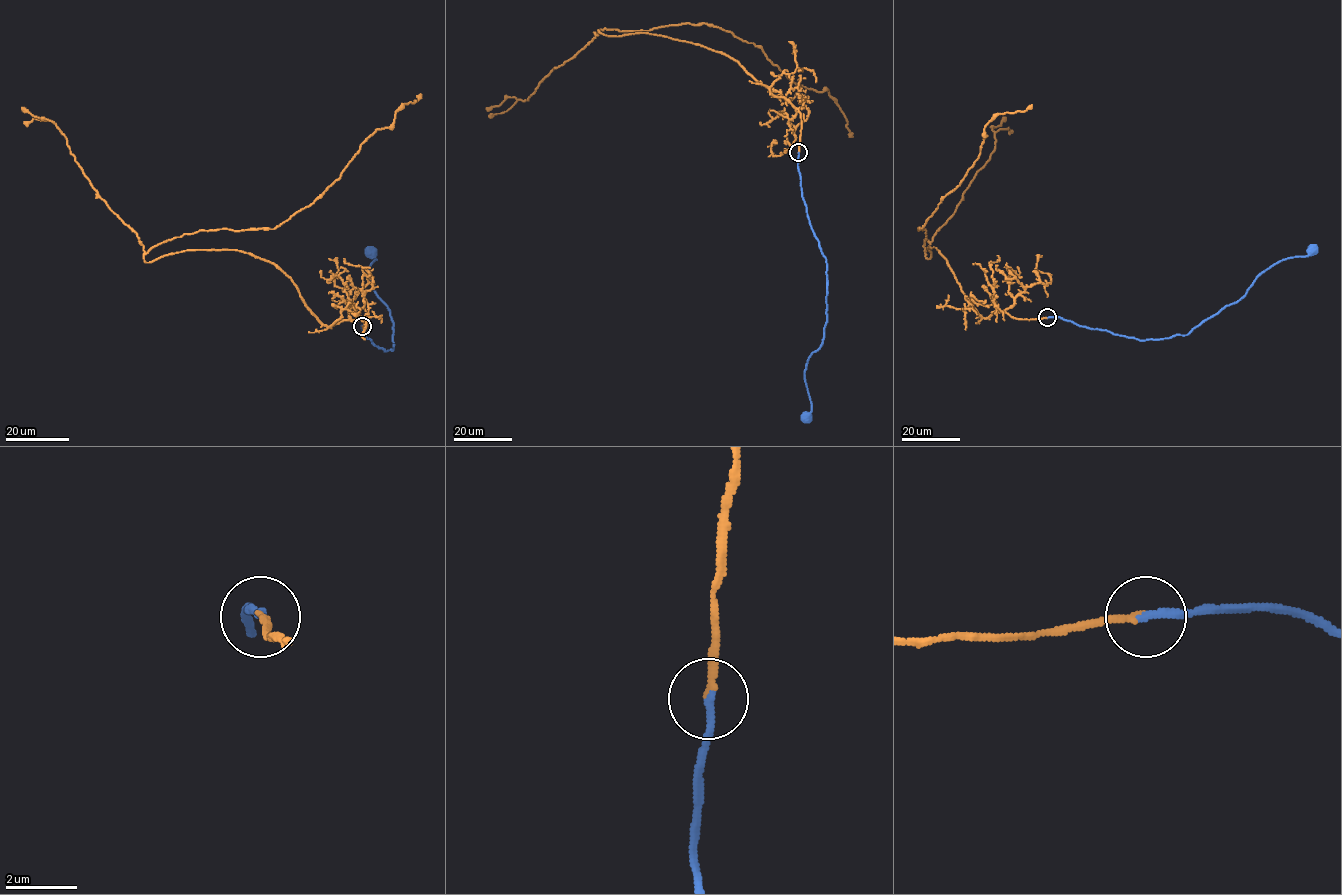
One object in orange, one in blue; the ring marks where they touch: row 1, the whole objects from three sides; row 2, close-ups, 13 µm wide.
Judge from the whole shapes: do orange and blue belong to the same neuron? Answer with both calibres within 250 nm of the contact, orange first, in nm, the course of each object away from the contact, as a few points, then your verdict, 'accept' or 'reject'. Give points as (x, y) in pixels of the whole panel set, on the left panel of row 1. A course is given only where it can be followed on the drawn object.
170 nm thick on the orange side, 220 nm on the other; orange runs (362, 326), (328, 327), (279, 269), (247, 253), (144, 255), (185, 234), (274, 229), (421, 94); blue runs (362, 326), (374, 345), (393, 350), (390, 313), (368, 273), (376, 259), (372, 253); accept

